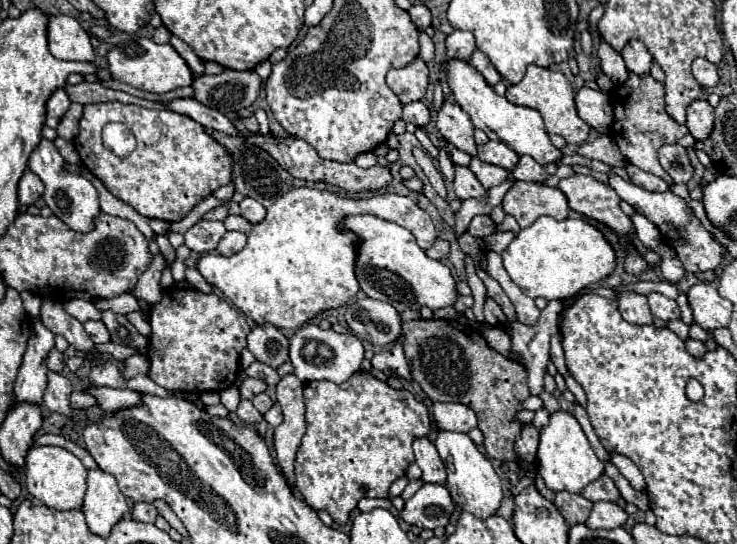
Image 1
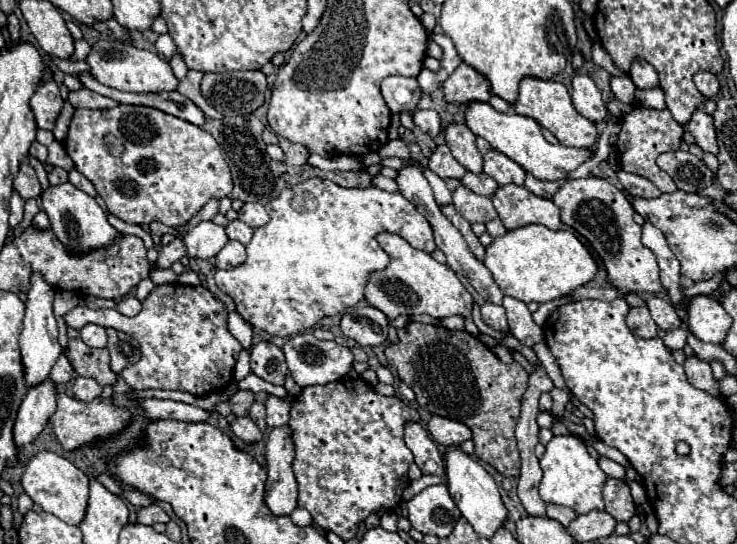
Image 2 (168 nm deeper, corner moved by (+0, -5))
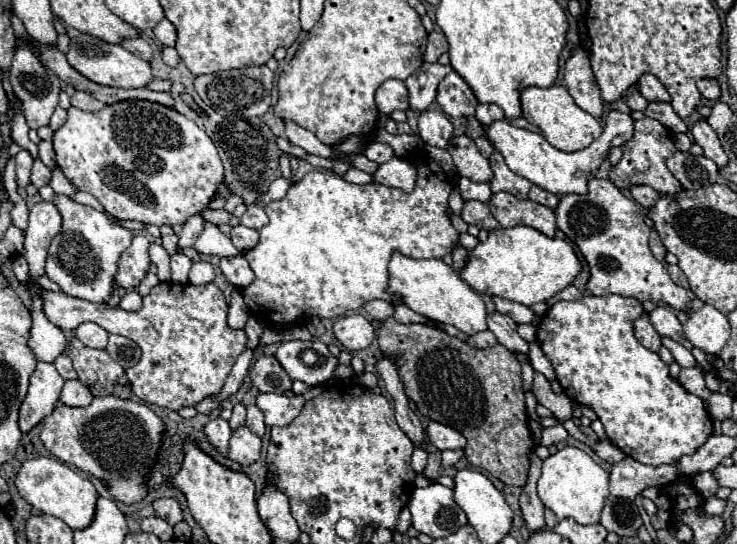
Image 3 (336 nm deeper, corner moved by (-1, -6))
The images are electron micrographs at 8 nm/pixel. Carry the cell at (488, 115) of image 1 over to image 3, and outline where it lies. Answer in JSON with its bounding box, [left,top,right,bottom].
[485,111,633,195]

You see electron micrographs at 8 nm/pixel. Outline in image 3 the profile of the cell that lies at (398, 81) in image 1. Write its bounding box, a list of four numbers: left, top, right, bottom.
[375,79,409,115]

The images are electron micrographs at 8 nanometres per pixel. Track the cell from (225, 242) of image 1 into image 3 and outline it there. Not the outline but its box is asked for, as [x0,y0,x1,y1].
[219,253,253,289]

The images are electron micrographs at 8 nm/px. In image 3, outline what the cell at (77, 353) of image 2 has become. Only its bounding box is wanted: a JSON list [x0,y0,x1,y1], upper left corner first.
[65,337,131,399]

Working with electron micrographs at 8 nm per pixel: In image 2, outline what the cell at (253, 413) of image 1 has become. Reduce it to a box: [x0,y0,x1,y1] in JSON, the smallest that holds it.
[230,418,262,444]

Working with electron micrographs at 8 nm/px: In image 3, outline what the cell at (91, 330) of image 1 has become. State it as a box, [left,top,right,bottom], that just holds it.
[75,323,109,349]

